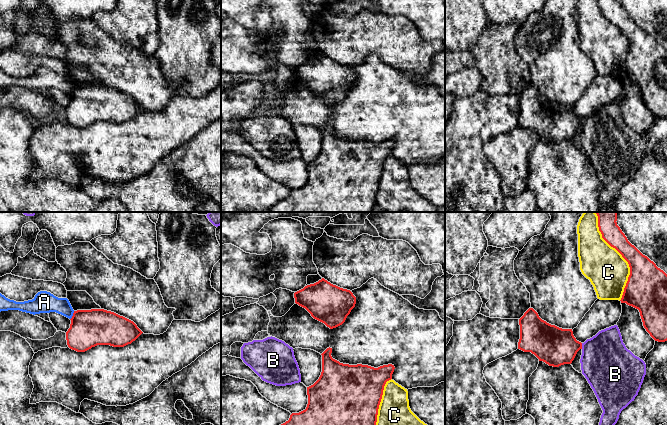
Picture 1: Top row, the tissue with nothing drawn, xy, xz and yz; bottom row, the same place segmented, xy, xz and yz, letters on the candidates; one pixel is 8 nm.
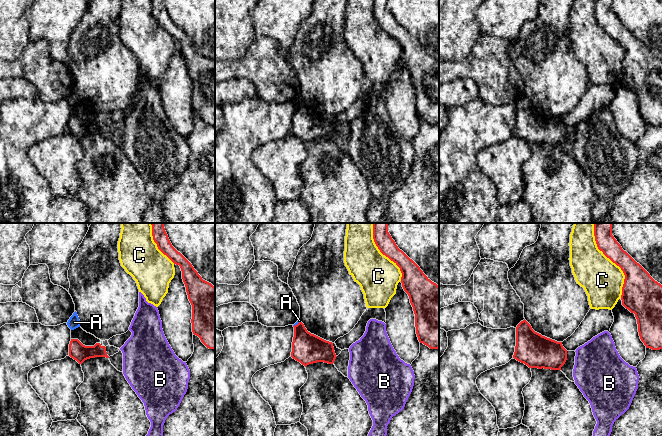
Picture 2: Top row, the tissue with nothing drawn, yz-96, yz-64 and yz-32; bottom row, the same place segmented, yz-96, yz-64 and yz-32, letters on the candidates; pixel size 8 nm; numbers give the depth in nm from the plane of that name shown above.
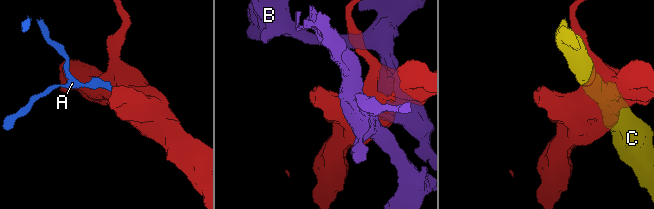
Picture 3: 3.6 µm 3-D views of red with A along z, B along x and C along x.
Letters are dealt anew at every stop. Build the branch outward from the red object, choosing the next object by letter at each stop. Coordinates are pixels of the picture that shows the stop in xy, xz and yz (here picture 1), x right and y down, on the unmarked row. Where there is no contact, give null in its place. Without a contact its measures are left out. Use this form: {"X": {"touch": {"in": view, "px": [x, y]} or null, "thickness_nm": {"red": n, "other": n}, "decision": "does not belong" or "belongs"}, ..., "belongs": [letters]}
{"A": {"touch": {"in": "xy", "px": [73, 91]}, "thickness_nm": {"red": 300, "other": 170}, "decision": "does not belong"}, "B": {"touch": {"in": "yz", "px": [581, 122]}, "thickness_nm": {"red": 300, "other": 400}, "decision": "does not belong"}, "C": {"touch": {"in": "yz", "px": [627, 37]}, "thickness_nm": {"red": 320, "other": 320}, "decision": "does not belong"}, "belongs": []}

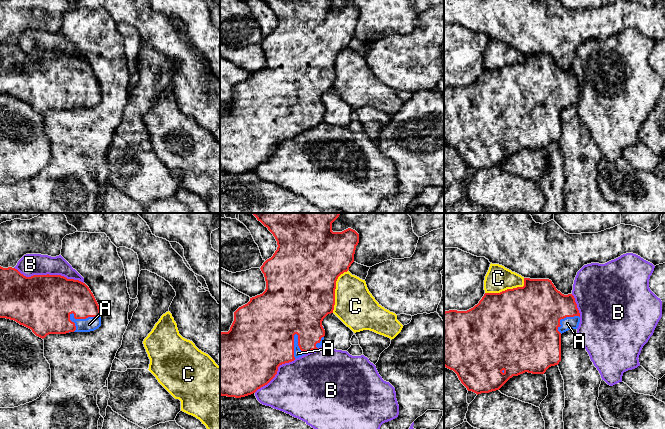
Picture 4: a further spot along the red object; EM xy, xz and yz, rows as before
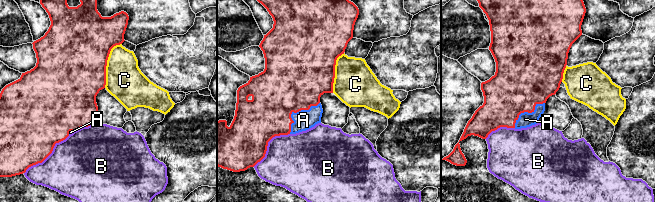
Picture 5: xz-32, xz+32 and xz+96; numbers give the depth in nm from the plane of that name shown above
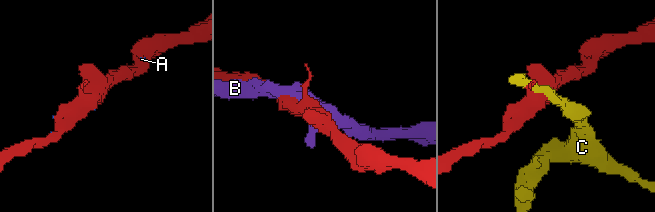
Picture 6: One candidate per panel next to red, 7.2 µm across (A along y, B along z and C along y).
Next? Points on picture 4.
{"A": {"touch": {"in": "xy", "px": [81, 94]}, "thickness_nm": {"red": 340, "other": 110}, "decision": "belongs"}, "B": {"touch": {"in": "xy", "px": [48, 50]}, "thickness_nm": {"red": 460, "other": 180}, "decision": "does not belong"}, "C": {"touch": {"in": "yz", "px": [507, 65]}, "thickness_nm": {"red": 500, "other": 200}, "decision": "does not belong"}, "belongs": ["A"]}

